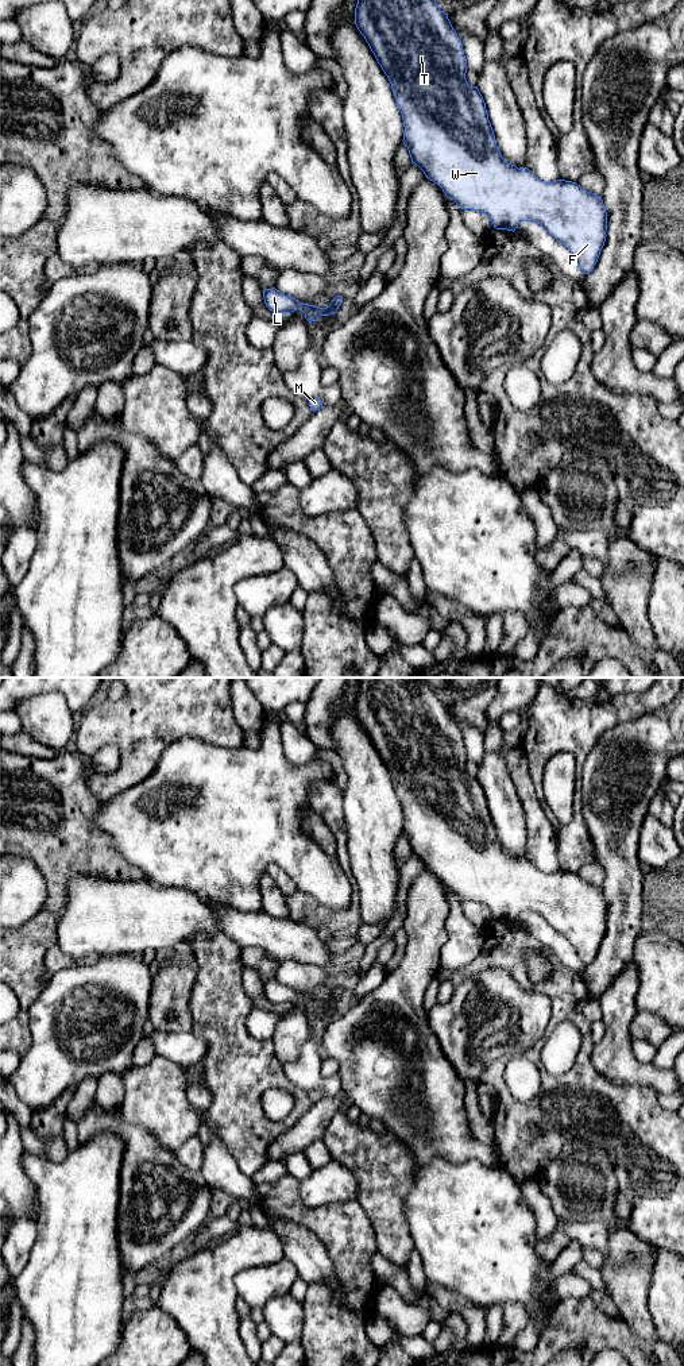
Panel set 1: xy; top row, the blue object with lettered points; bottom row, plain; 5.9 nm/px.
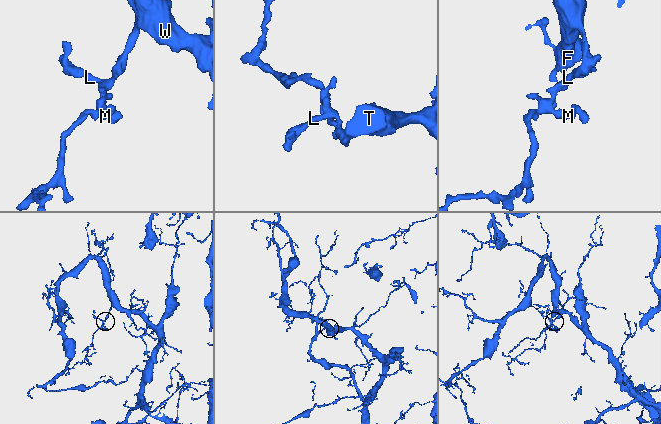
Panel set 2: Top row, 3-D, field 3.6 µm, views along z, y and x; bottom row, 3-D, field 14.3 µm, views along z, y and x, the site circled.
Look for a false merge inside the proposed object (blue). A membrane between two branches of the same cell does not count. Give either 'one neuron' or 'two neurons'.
one neuron

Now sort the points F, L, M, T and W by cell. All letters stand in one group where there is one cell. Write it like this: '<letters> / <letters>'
F L M T W

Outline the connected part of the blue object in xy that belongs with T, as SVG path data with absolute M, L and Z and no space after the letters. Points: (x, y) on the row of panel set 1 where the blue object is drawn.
M358 0L355 24L391 84L405 127L402 142L409 150L411 163L416 163L426 178L437 184L461 209L486 213L496 229L514 232L521 221L540 224L571 251L580 270L590 274L607 236L607 212L602 197L572 181L544 182L528 167L518 169L502 158L486 103L478 86L469 85L465 80L468 67L461 39L453 30L448 13L437 7L436 0Z

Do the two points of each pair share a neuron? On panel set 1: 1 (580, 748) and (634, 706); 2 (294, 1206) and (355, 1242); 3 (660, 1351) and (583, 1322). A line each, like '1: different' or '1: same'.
1: same
2: same
3: same

